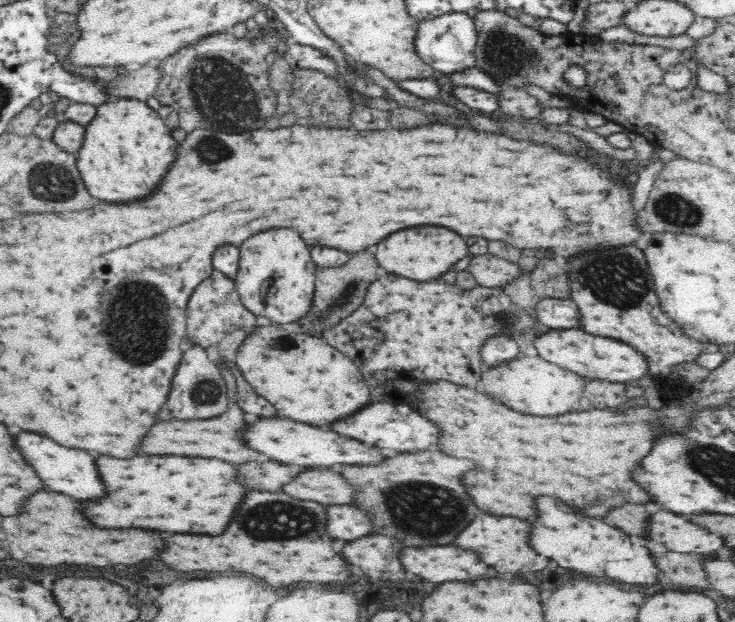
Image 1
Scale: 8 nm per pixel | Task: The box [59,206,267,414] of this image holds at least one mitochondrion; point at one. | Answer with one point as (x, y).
(139, 331)

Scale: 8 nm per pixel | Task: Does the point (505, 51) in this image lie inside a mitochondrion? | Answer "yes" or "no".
yes

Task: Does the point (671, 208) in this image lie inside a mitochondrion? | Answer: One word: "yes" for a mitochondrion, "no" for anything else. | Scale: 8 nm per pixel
yes

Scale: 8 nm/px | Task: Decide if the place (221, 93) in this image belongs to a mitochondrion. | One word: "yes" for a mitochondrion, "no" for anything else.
yes

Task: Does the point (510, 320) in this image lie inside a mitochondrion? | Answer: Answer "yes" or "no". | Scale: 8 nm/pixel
yes

